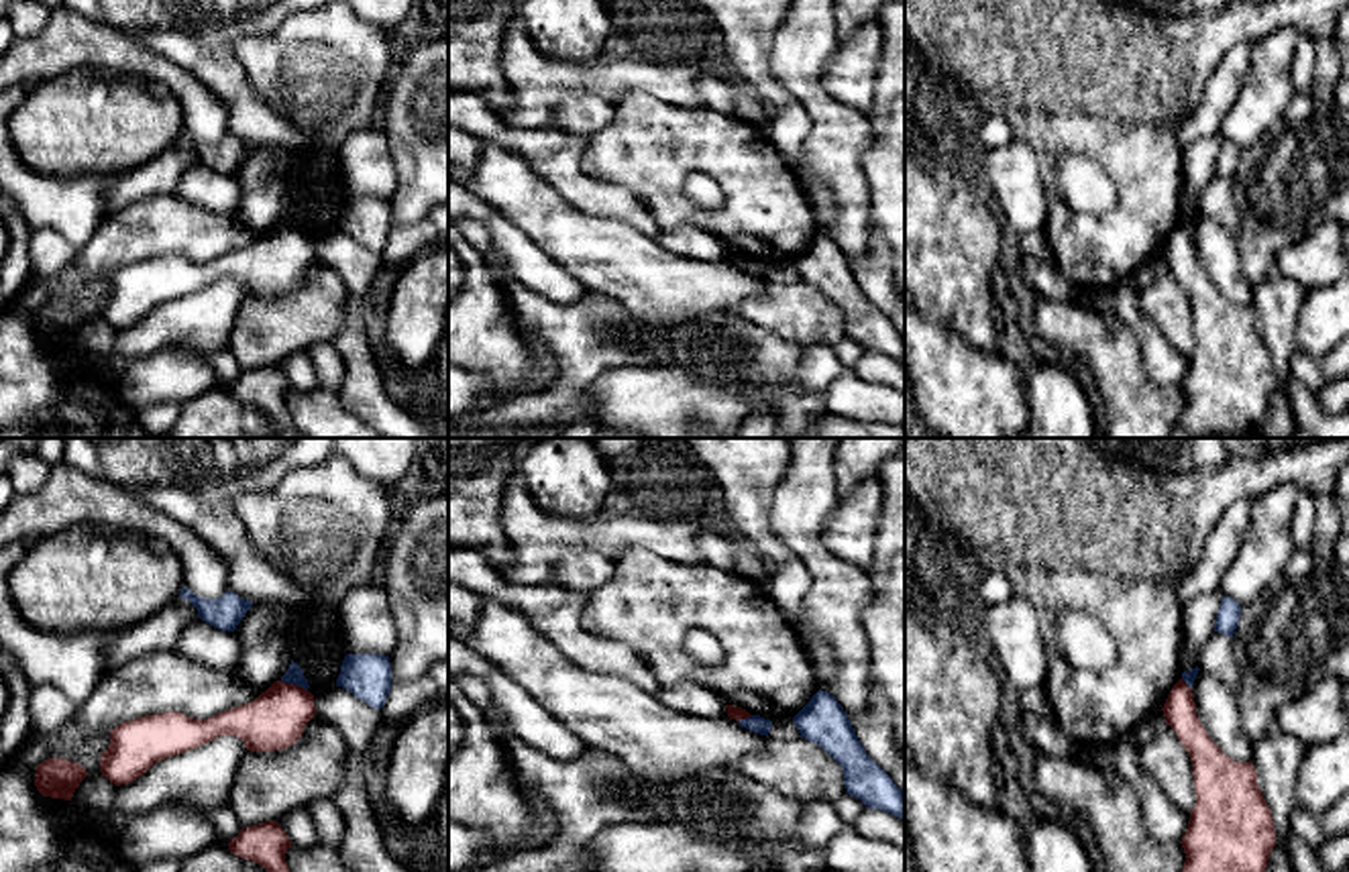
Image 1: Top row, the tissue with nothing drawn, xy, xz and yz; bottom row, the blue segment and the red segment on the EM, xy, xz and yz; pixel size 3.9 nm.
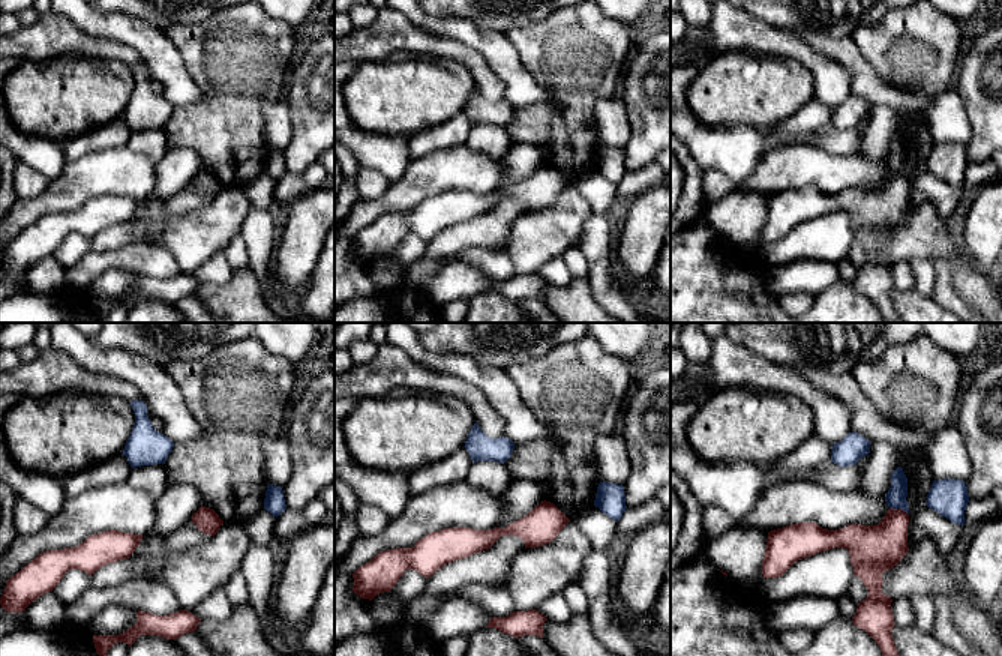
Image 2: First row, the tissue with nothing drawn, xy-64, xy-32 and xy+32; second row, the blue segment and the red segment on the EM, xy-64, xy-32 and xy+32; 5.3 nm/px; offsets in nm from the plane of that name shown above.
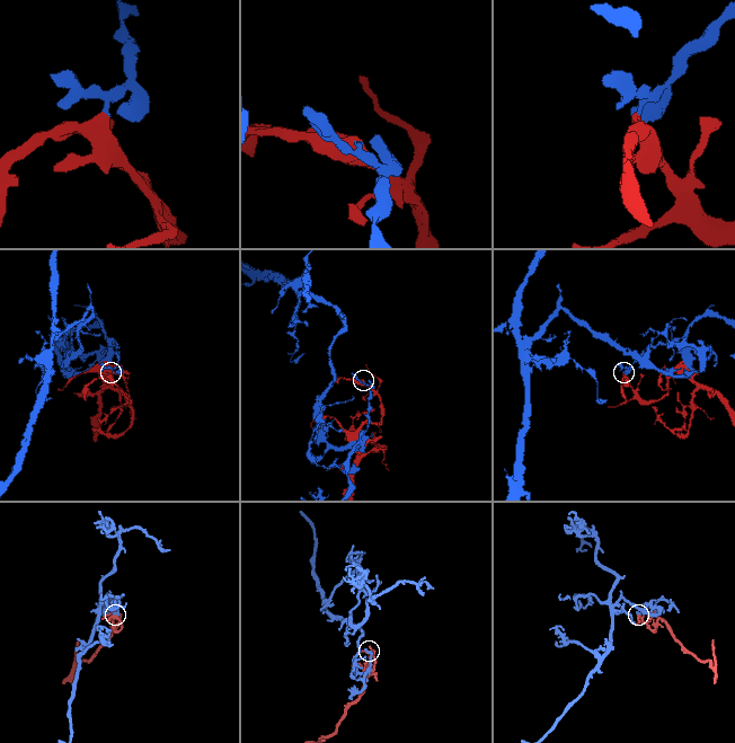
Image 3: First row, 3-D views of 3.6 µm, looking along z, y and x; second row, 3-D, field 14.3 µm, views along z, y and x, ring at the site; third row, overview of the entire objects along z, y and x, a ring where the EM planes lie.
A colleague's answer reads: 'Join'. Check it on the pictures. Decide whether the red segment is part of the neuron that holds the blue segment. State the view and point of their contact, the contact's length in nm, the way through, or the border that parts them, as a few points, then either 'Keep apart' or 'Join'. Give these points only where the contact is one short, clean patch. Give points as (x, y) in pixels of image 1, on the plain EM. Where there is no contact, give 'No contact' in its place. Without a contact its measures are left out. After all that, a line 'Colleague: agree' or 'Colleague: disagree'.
Touches blue at xy (294, 227). Shared border 120 nm. Boundary: xy (282, 223), (306, 235). Keep apart
Colleague: disagree

